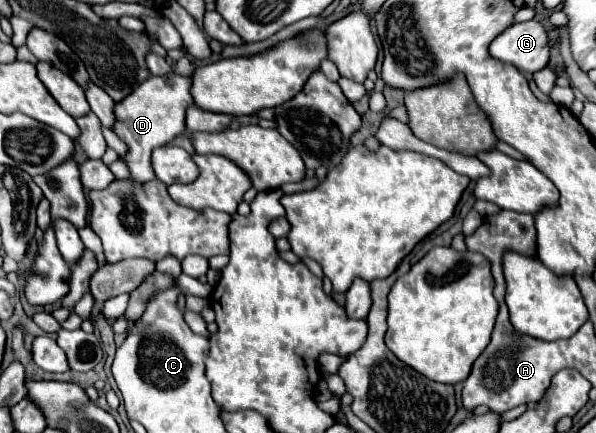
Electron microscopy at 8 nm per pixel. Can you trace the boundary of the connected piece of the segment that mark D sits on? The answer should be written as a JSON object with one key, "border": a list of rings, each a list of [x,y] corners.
{"border":[[[149,76],[143,84],[139,84],[127,98],[115,104],[115,126],[113,132],[127,144],[127,154],[121,158],[131,178],[137,182],[149,182],[155,178],[151,170],[151,152],[157,146],[165,146],[185,132],[185,110],[193,104],[189,94],[189,78],[185,76]]]}

